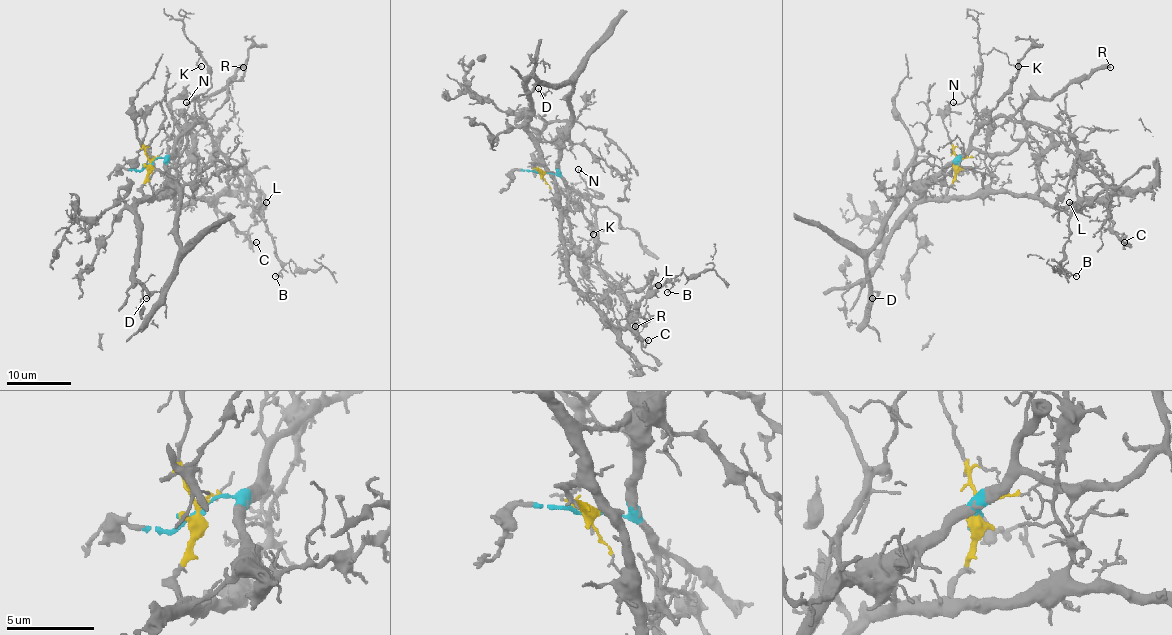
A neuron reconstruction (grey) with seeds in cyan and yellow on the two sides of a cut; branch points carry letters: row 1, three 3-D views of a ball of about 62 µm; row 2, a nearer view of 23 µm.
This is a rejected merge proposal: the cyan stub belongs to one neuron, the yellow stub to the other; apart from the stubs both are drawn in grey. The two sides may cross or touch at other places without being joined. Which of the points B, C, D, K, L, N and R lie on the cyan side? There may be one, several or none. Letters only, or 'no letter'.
D, K, N, R

